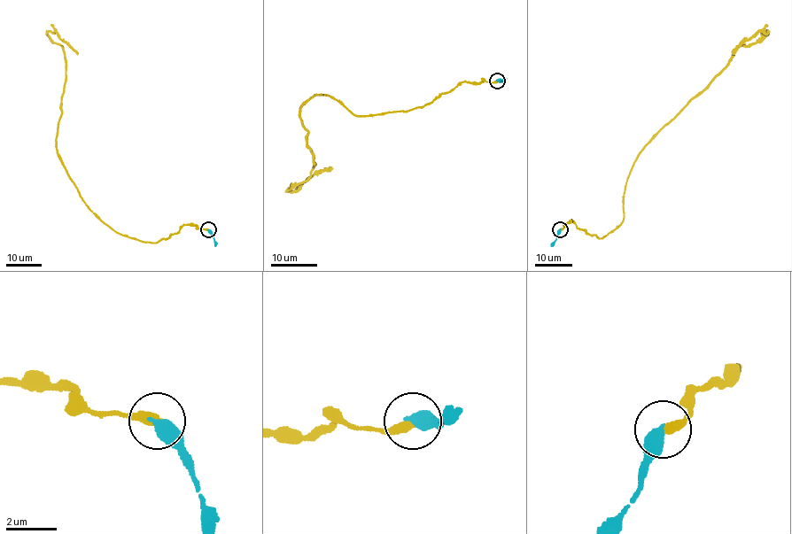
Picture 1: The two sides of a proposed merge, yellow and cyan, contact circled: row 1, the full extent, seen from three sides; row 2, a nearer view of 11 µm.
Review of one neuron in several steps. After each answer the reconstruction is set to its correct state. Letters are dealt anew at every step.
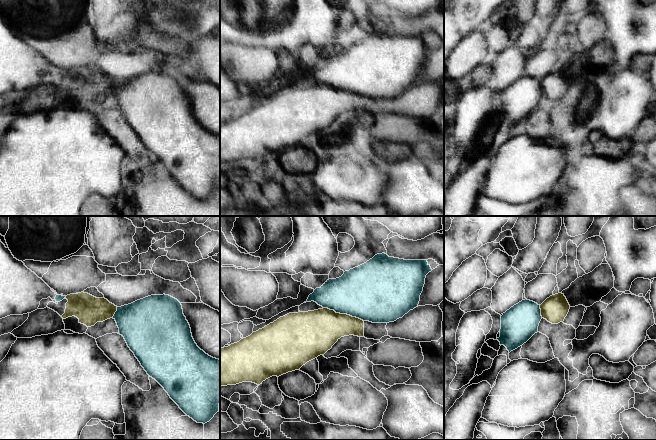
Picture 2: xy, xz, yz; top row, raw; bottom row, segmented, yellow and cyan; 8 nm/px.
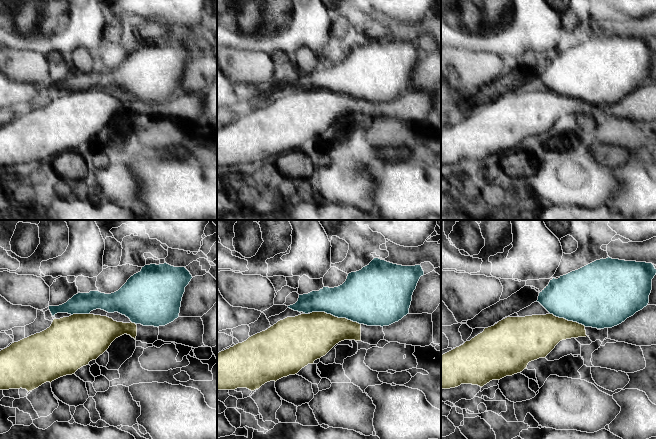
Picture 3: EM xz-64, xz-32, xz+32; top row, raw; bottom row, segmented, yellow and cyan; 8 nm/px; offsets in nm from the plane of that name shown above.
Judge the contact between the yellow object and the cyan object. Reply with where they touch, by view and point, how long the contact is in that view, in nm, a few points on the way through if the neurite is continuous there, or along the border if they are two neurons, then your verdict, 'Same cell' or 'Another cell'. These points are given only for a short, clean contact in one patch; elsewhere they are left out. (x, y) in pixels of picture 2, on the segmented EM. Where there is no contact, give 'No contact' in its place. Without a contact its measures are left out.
Touches yellow at xz (343, 314). Shared border 340 nm. Another cell

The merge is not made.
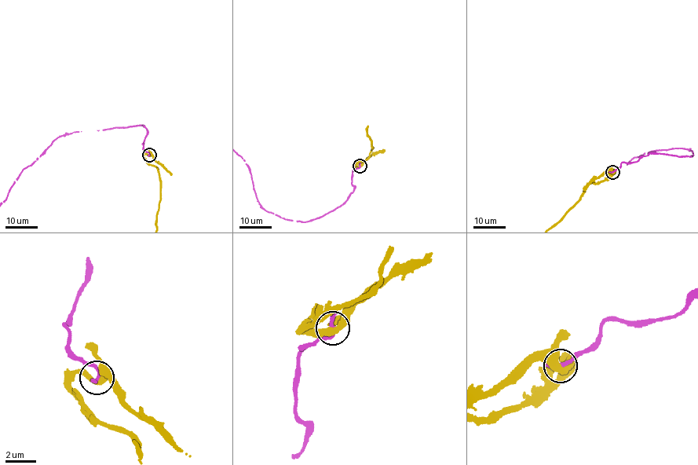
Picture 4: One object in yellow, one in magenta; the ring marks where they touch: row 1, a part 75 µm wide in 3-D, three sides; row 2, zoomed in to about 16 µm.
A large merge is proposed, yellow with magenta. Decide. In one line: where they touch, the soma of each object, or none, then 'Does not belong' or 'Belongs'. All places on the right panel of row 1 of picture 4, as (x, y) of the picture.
Place: (612, 172). Soma of yellow: none. Soma of magenta: none. Does not belong

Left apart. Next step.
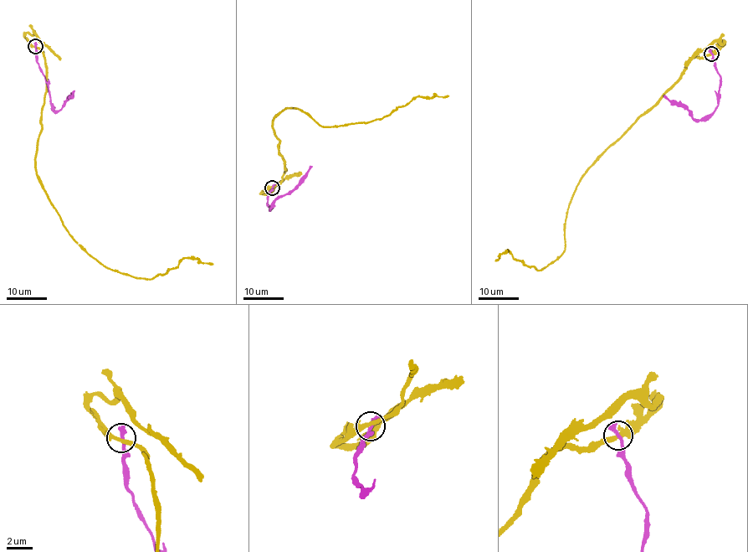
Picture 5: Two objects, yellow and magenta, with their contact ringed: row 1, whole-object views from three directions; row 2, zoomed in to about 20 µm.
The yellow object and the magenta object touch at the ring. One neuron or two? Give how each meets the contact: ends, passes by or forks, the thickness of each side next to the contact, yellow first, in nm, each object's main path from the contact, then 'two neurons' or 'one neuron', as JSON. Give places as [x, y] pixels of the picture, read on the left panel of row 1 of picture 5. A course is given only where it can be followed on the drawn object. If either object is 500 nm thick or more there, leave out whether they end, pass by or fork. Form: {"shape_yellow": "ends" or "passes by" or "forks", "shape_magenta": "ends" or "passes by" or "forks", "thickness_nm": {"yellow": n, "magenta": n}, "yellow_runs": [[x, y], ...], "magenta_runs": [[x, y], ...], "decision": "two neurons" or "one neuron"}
{"shape_yellow": "passes by", "shape_magenta": "ends", "thickness_nm": {"yellow": 280, "magenta": 320}, "yellow_runs": [[34, 46], [47, 76], [34, 167], [66, 230], [105, 265], [133, 277], [164, 274], [183, 258], [212, 265]], "magenta_runs": [[35, 46], [36, 62], [44, 78], [54, 110], [59, 110], [74, 90]], "decision": "two neurons"}

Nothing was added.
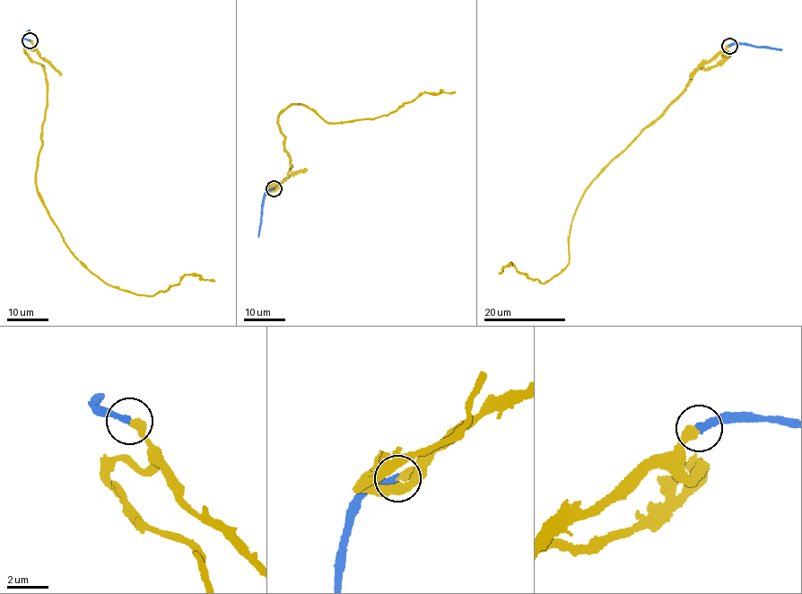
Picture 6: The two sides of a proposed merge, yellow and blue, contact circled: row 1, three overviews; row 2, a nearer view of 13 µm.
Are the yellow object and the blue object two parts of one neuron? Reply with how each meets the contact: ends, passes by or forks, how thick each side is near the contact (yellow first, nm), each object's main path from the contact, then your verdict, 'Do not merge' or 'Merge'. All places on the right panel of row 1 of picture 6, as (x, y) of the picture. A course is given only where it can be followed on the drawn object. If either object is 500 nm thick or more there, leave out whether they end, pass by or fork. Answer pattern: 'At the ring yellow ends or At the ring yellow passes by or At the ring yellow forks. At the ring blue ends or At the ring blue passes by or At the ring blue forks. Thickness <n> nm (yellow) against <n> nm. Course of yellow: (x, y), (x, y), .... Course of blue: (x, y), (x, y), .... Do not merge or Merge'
At the ring yellow ends. At the ring blue ends. Thickness 360 nm (yellow) against 320 nm. Course of yellow: (729, 46), (718, 65), (694, 73), (686, 90), (588, 187), (562, 271), (544, 283), (511, 263), (499, 274). Course of blue: (729, 46), (743, 44), (781, 50). Merge

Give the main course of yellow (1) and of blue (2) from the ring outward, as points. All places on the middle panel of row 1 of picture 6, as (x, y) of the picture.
1: (274, 188), (268, 189), (291, 168), (276, 121), (291, 105), (343, 123), (394, 112), (425, 92), (455, 91)
2: (274, 188), (265, 193), (257, 237)

